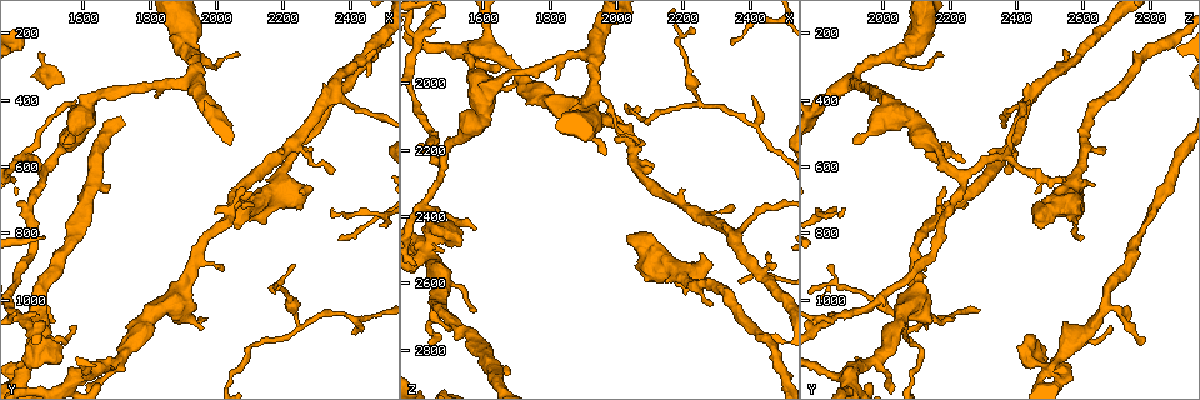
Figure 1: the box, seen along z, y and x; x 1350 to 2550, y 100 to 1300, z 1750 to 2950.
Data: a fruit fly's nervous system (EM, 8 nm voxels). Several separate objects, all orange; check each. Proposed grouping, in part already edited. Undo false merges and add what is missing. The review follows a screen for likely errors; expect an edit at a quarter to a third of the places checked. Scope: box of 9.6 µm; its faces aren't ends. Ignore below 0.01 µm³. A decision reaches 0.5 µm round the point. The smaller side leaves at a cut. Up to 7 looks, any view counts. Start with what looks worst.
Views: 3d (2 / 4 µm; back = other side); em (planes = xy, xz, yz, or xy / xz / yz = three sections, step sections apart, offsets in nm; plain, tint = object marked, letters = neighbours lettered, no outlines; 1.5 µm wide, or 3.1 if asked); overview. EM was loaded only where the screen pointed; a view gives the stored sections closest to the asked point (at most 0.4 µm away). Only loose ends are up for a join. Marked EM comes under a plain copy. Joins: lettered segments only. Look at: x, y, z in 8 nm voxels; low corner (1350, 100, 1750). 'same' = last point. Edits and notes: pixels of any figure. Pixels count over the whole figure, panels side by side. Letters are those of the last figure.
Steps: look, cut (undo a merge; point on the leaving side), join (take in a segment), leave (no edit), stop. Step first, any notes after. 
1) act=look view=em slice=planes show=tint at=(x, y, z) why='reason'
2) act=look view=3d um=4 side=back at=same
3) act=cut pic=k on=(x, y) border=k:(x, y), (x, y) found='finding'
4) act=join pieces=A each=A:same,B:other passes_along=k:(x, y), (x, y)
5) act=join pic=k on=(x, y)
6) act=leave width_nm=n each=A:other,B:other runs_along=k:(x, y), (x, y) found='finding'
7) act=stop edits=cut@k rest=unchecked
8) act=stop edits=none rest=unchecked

act=look view=3d um=4 side=back at=(1550, 530, 1920) why='free end'

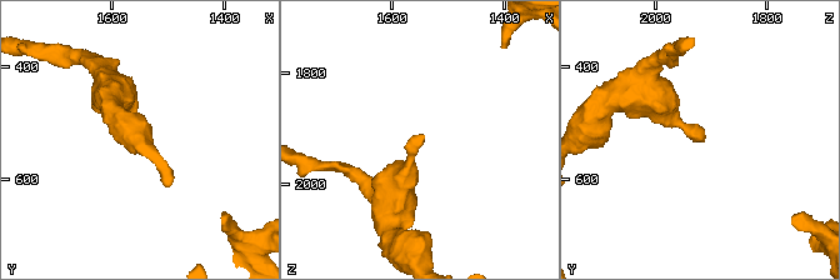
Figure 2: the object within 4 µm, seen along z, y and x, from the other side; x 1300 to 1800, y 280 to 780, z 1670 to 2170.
act=look view=em slice=planes show=letters at=(1540, 530, 1910) why='now the EM'

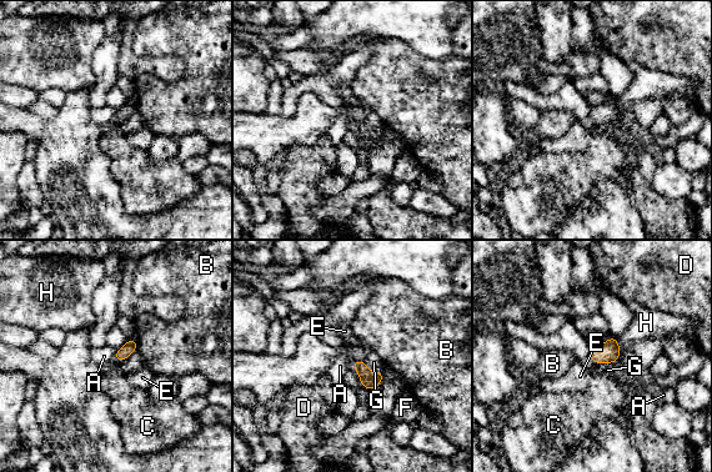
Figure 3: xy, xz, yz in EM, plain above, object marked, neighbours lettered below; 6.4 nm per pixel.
act=leave each=A:other,B:other,C:other,D:other,E:other,F:other,G:other,H:other border=3:(116, 351), (113, 358) found='no lettered segment goes on from it'

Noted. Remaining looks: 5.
act=look view=3d um=2 at=(2040, 760, 2450) why='branch stops here'

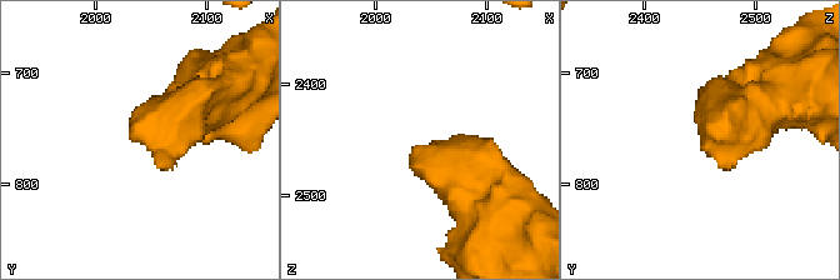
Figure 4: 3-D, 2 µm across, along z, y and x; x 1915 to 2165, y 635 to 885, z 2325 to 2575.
act=look view=em slice=planes show=letters at=(2030, 754, 2462) why='now the EM'

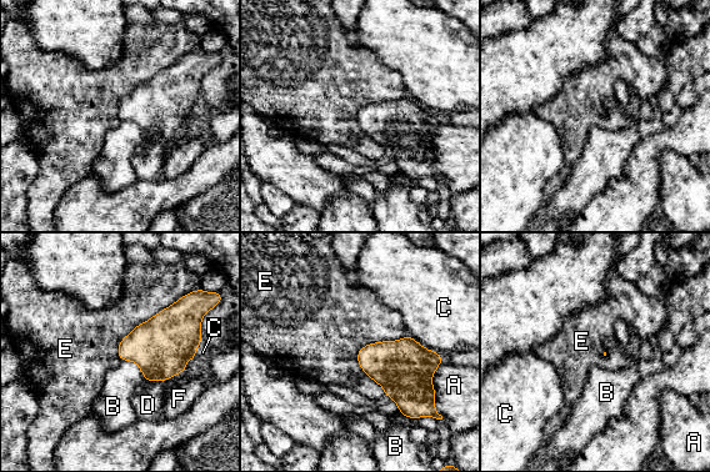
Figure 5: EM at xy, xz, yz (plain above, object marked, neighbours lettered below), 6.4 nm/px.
act=join pic=5 on=(148, 405) each=A:other,B:other,C:other,D:same,E:other,F:other passes_along=5:(160, 346), (156, 380), (148, 405) found='the neuron continues'

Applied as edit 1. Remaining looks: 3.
act=look view=em slice=planes show=letters at=(2350, 720, 1880) why='free end'

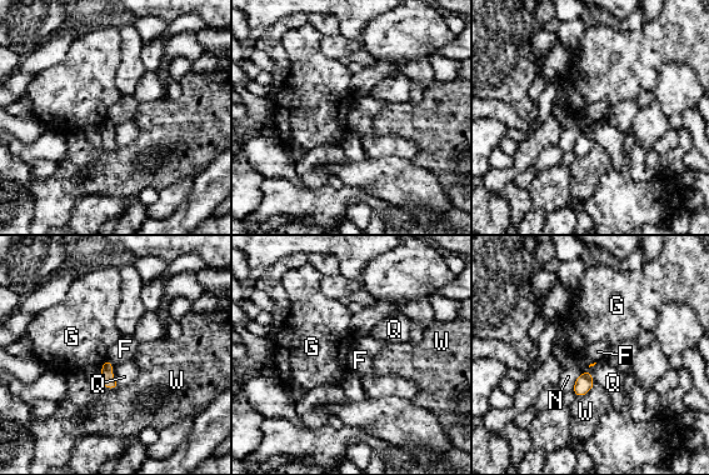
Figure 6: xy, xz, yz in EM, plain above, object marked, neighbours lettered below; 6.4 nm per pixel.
act=leave each=F:other,G:other,N:other,Q:other,W:other border=6:(108, 359), (114, 365) found='no lettered segment goes on from it'

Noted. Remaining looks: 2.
act=stop edits=join@5 rest=unchecked

